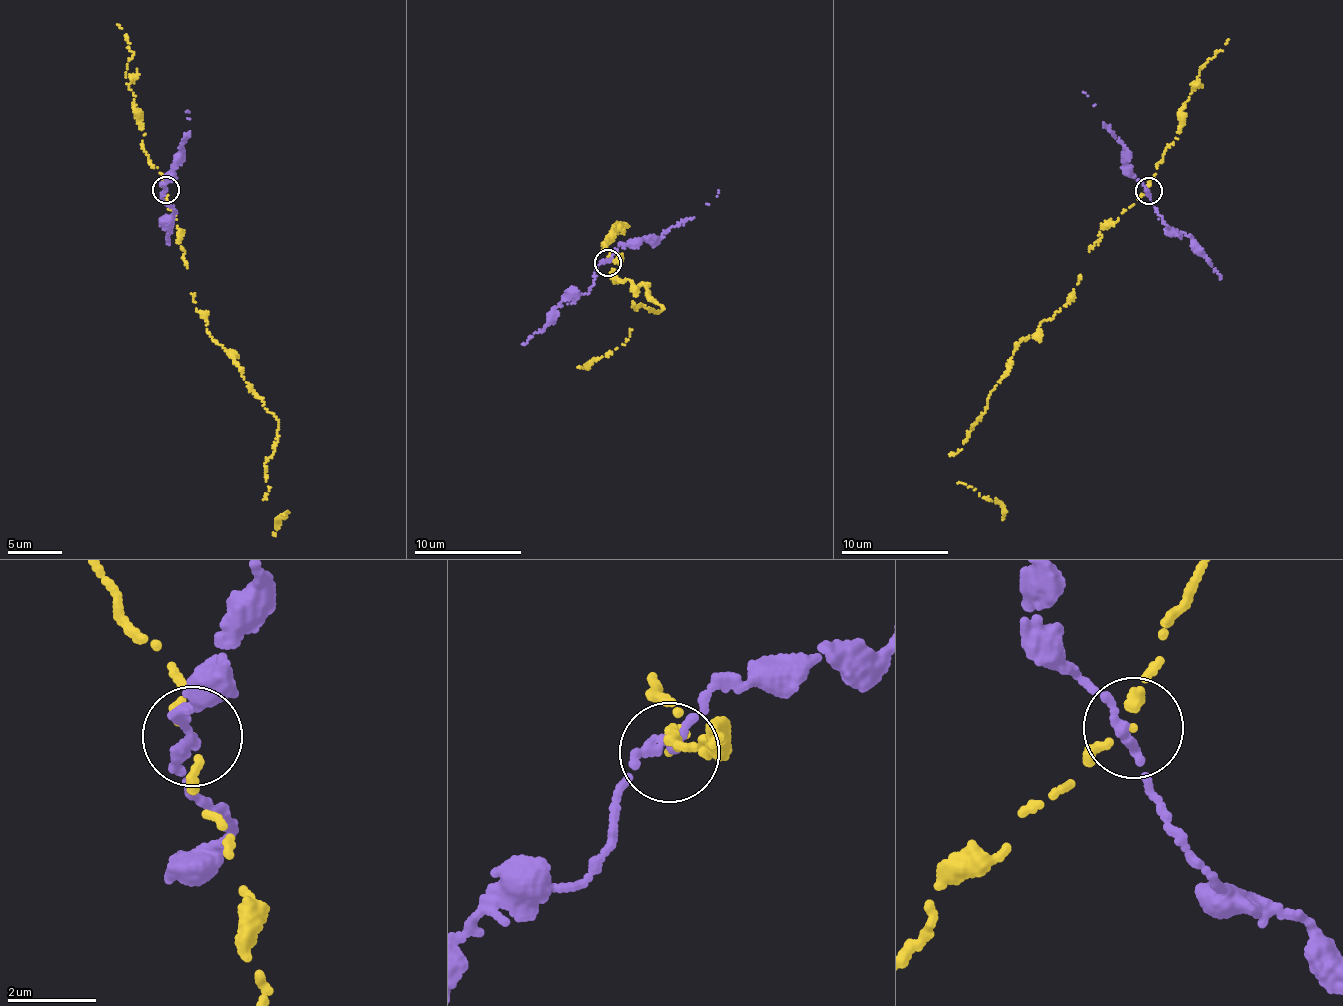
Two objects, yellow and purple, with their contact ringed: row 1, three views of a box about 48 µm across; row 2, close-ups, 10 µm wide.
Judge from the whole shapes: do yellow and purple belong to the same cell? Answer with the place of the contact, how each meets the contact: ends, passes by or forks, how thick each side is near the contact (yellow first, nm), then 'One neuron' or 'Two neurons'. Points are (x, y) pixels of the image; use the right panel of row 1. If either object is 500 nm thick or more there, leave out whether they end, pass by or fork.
Place: (1149, 190). At the ring yellow passes by. At the ring purple passes by. Thickness 200 nm (yellow) against 220 nm. Two neurons

